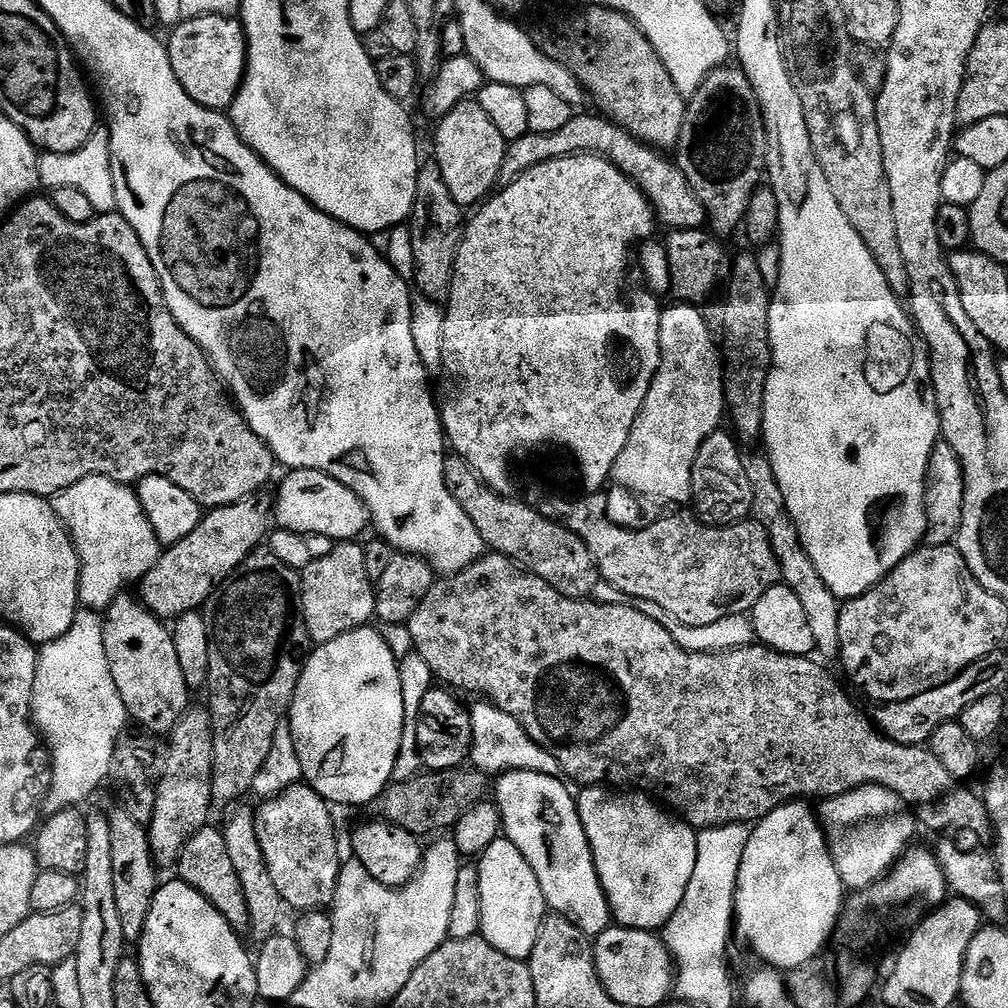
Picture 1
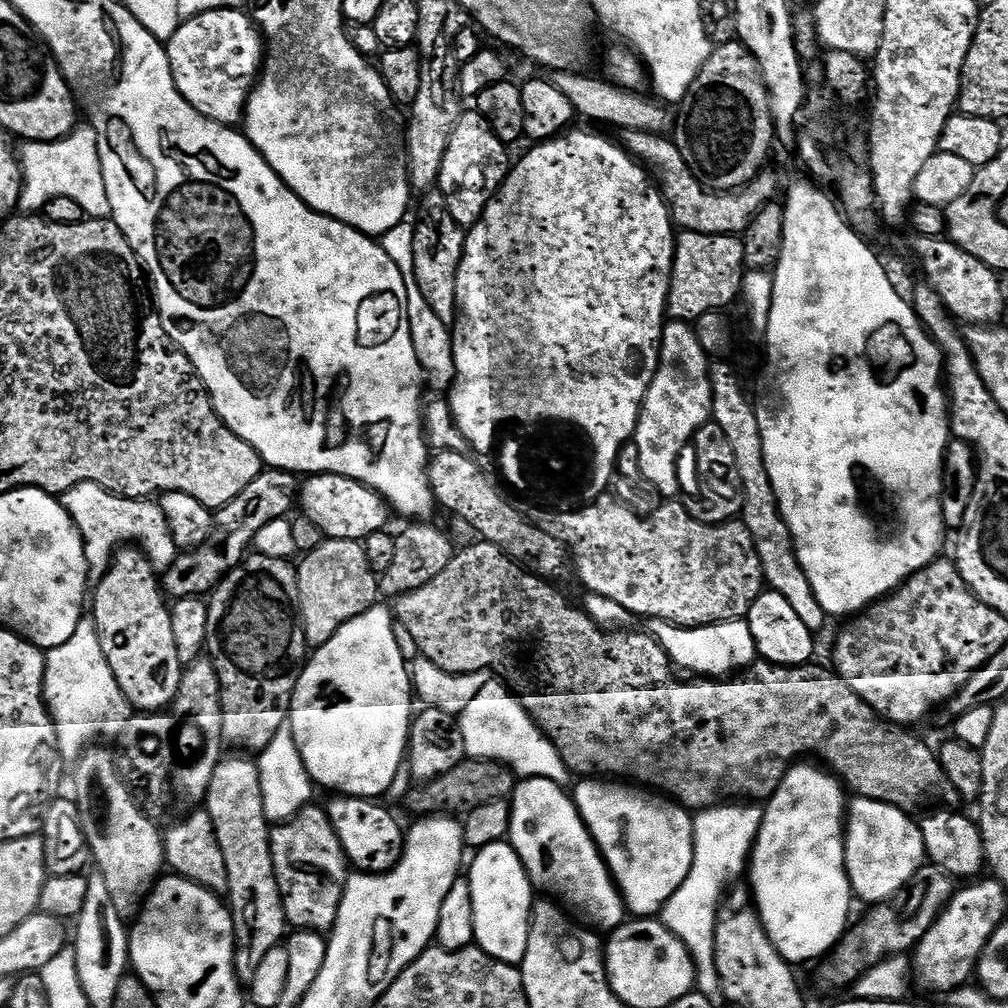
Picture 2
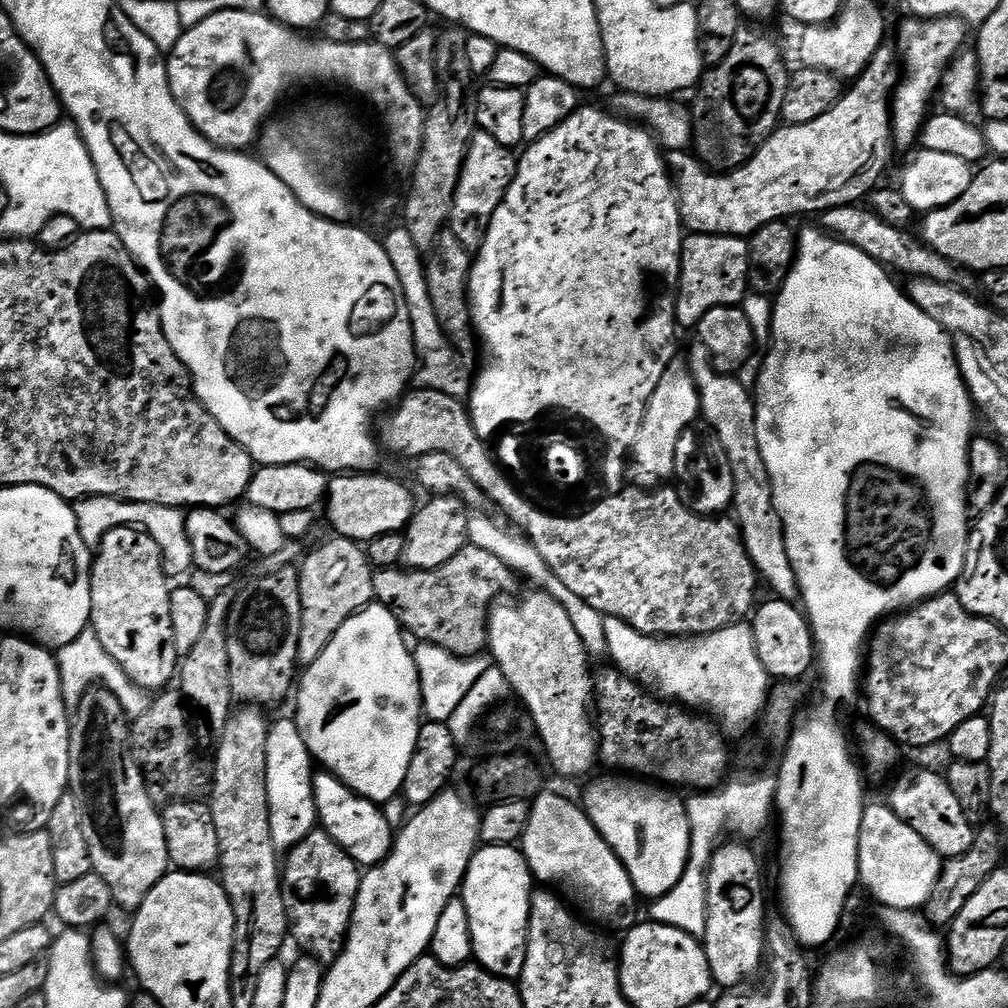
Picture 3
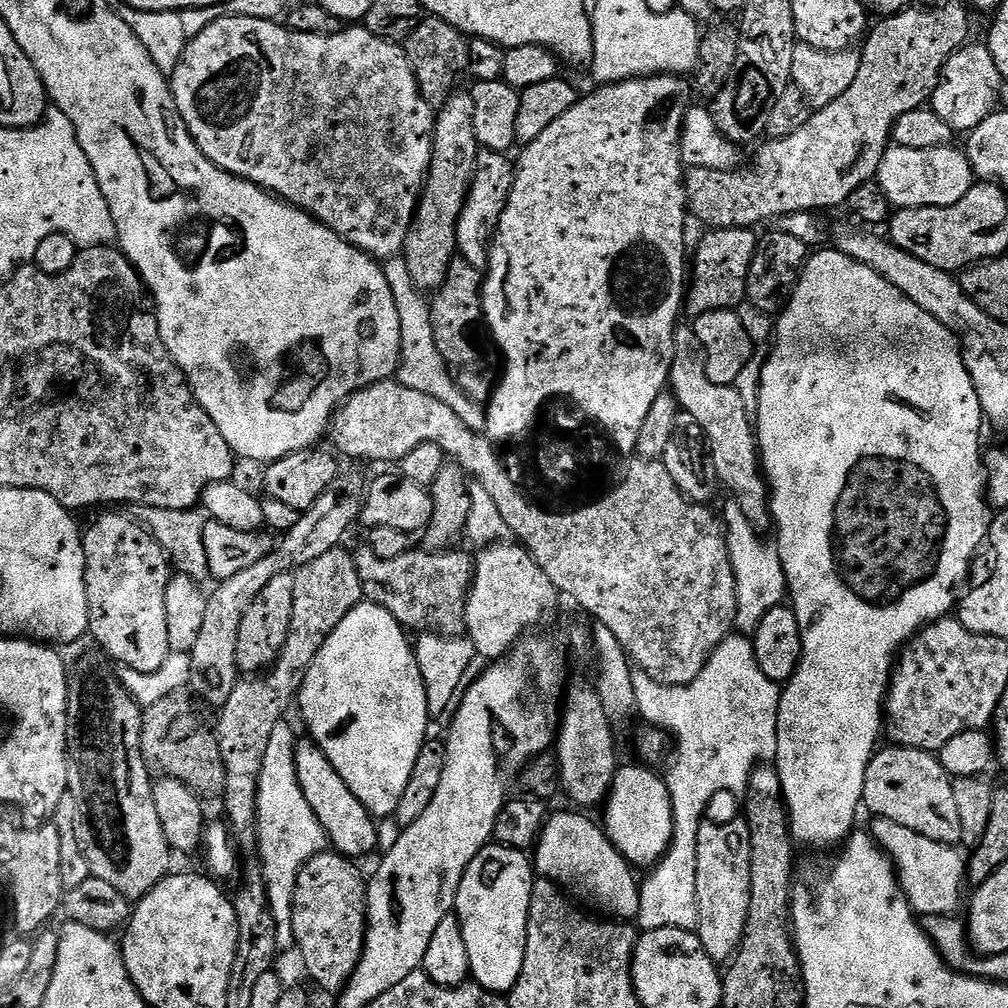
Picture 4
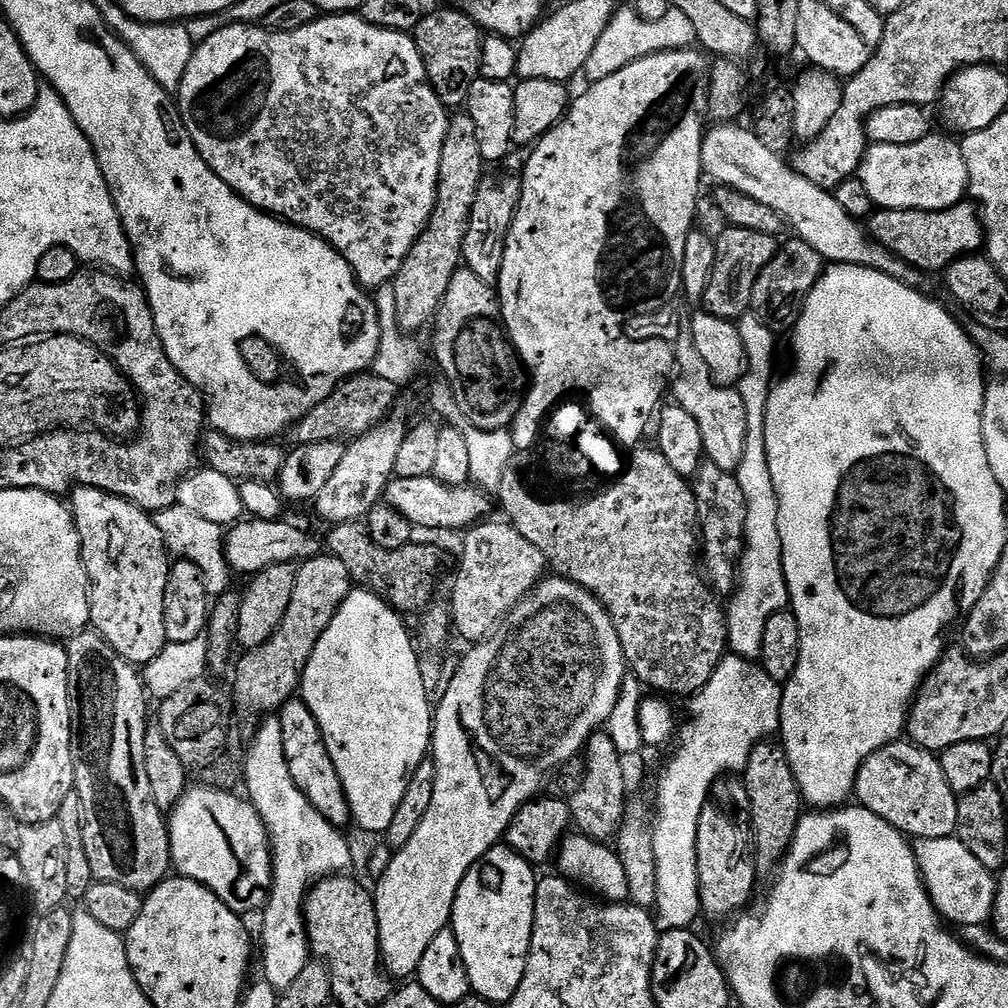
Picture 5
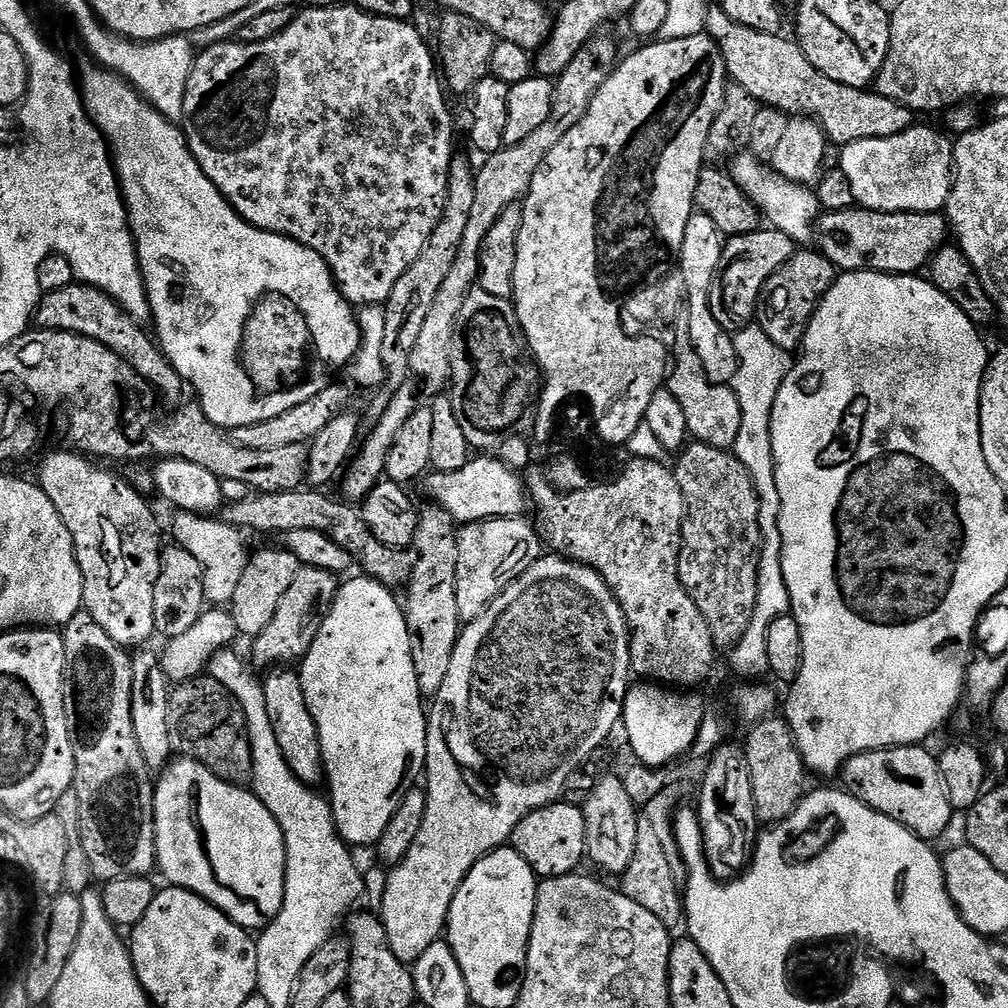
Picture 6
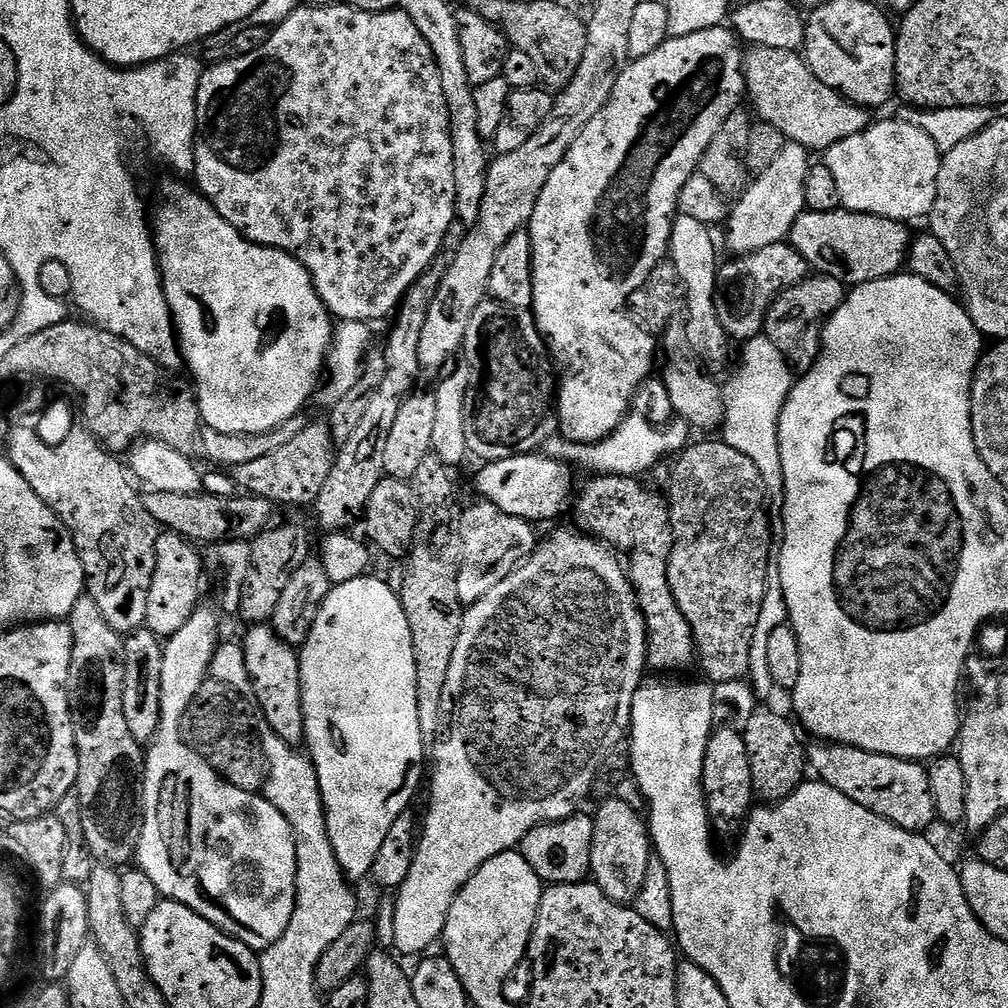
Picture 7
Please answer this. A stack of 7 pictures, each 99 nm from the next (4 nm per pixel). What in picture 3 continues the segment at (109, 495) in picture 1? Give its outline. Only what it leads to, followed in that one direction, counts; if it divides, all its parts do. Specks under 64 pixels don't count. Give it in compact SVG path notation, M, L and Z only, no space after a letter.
M87 496L85 500L75 501L76 521L78 530L82 534L82 542L90 549L99 549L102 538L110 530L115 528L139 528L141 532L148 532L154 542L158 542L160 553L164 559L164 572L169 578L184 576L194 568L194 550L190 550L190 534L186 534L185 513L179 508L167 508L157 504L135 504L129 500L115 500L109 496Z

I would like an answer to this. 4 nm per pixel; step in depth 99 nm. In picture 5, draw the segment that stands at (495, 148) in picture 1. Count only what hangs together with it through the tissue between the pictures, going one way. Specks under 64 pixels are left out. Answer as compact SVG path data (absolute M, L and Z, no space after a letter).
M508 174L505 177L501 184L495 184L492 178L486 178L480 184L478 198L474 202L474 210L470 214L470 222L462 246L463 267L474 270L474 274L478 274L478 278L482 278L482 282L493 286L499 285L504 243L508 241L508 231L520 205L521 177L516 174Z

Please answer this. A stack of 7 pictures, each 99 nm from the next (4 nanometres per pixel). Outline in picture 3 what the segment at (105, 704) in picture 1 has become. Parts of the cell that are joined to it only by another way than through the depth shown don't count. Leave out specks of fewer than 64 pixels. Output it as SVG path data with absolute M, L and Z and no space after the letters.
M86 630L82 634L78 634L78 638L74 638L74 642L59 649L58 663L60 666L60 685L65 704L75 706L88 693L89 688L99 685L99 687L110 690L114 694L114 698L118 698L118 702L129 717L135 718L148 708L149 693L138 687L124 673L122 666L118 666L118 662L114 662L114 658L110 658L110 654L106 654L106 650L102 646L102 642L98 642L95 632Z

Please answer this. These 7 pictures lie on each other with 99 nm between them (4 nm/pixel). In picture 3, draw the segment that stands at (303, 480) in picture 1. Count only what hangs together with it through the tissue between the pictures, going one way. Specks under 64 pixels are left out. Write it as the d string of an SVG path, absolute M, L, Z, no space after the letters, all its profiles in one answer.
M336 474L328 481L328 520L332 523L336 536L345 536L348 540L367 542L382 534L403 532L412 521L412 513L416 511L417 501L412 501L412 492L400 480L391 480L388 476L372 476L376 474Z

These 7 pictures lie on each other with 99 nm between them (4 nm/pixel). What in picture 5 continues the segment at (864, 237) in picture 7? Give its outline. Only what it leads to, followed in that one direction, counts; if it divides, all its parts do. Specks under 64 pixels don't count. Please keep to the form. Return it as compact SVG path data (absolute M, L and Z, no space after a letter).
M968 202L937 212L881 208L867 217L866 231L877 244L893 252L898 259L905 260L911 268L919 268L924 274L939 273L958 257L979 253L986 244L986 233L977 209Z

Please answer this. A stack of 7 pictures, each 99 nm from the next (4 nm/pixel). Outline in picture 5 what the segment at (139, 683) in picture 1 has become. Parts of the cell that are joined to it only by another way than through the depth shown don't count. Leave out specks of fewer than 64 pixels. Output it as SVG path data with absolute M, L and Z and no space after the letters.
M75 487L71 489L70 511L80 535L80 553L88 575L90 599L88 609L92 612L91 627L101 638L134 666L149 664L168 643L164 621L164 599L170 567L170 553L164 544L162 530L158 530L155 519L136 504L103 492L97 488Z

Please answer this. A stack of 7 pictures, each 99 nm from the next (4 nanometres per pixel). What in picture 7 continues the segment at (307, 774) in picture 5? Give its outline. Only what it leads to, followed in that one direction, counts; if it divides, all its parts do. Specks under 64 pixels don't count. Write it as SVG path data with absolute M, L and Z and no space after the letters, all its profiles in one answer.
M271 623L253 624L242 637L246 654L246 674L251 699L260 707L263 723L278 734L287 744L300 746L305 743L304 711L302 710L302 686L300 685L300 658L297 649L278 638Z

